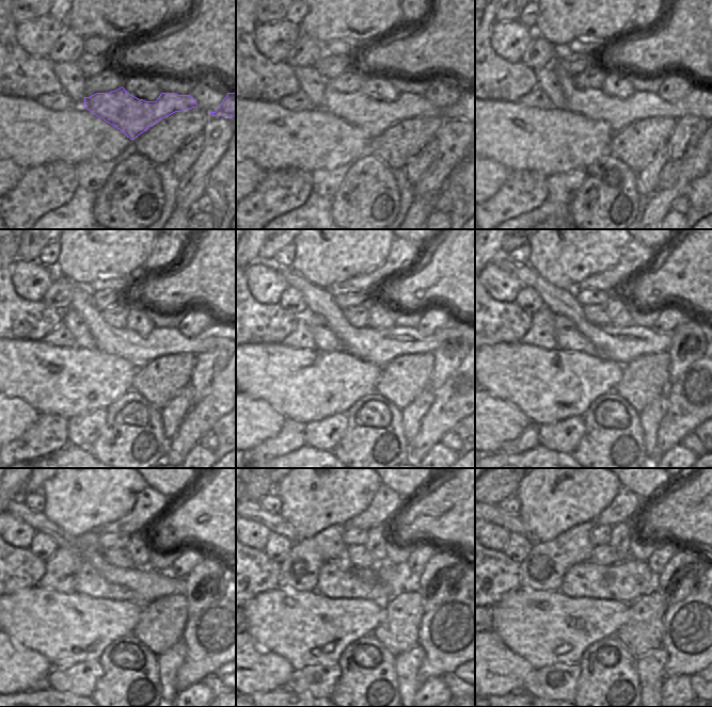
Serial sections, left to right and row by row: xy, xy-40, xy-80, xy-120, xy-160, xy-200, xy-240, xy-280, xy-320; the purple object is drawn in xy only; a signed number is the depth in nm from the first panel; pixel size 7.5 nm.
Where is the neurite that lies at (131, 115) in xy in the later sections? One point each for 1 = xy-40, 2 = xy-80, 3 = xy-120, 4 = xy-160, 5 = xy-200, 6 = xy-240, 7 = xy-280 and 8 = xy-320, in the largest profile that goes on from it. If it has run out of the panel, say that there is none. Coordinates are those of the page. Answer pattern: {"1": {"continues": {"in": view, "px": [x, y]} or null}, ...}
{"1": {"continues": {"in": "xy-40", "px": [373, 116]}}, "2": {"continues": {"in": "xy-80", "px": [617, 113]}}, "3": {"continues": {"in": "xy-120", "px": [138, 350]}}, "4": {"continues": {"in": "xy-160", "px": [379, 347]}}, "5": {"continues": {"in": "xy-200", "px": [620, 344]}}, "6": {"continues": {"in": "xy-240", "px": [148, 584]}}, "7": {"continues": {"in": "xy-280", "px": [273, 521]}}, "8": {"continues": {"in": "xy-320", "px": [511, 523]}}}

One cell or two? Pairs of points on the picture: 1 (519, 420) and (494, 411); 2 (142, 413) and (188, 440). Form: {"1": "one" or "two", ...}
{"1": "one", "2": "two"}

